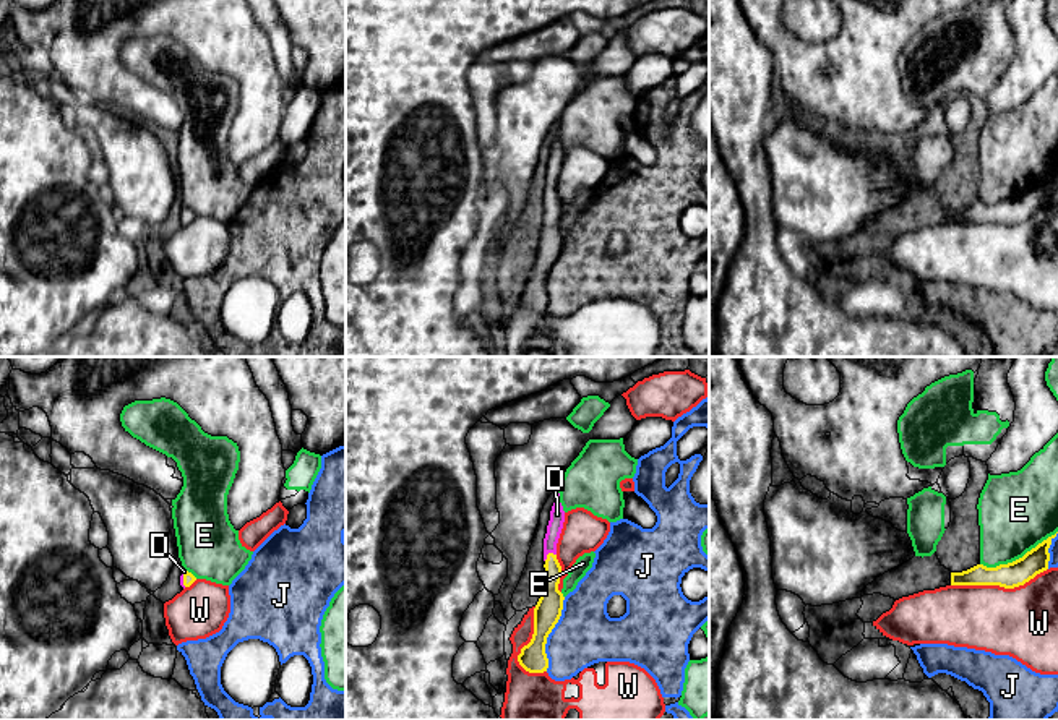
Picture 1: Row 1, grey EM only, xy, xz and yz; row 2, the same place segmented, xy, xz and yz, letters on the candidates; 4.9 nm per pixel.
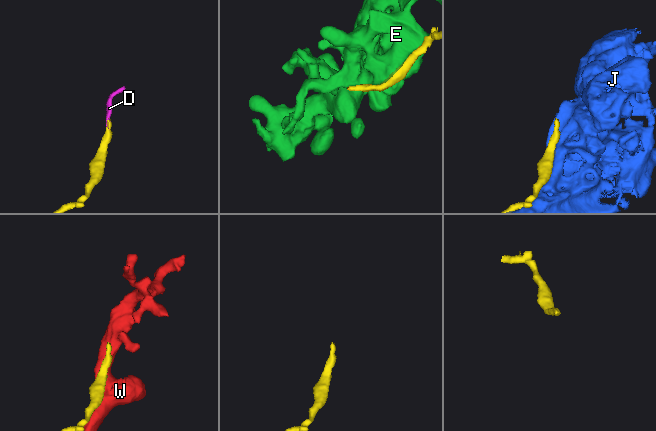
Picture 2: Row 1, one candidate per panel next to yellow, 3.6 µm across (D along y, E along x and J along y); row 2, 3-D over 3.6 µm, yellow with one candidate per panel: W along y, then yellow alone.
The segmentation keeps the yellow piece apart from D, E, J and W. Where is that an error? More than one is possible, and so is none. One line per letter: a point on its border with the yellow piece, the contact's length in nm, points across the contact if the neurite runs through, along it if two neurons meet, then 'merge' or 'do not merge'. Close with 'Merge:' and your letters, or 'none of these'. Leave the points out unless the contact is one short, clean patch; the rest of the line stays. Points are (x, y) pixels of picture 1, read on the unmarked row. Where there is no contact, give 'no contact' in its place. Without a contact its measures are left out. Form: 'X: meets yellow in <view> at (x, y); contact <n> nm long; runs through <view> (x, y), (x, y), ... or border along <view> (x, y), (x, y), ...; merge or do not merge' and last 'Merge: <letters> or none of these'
D: meets yellow in xz at (549, 190); contact 70 nm long; runs through xz (550, 240), (549, 190), (557, 151); merge
E: meets yellow in yz at (1019, 195); contact 420 nm long; do not merge
J: meets yellow in xz at (549, 270); contact 380 nm long; do not merge
W: meets yellow in yz at (998, 221); contact 480 nm long; do not merge
Merge: D

